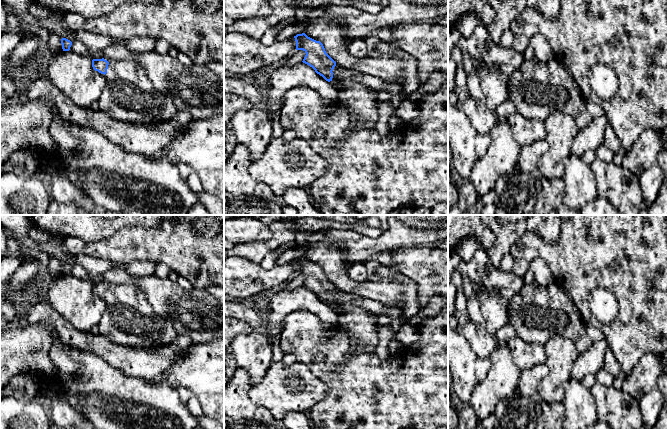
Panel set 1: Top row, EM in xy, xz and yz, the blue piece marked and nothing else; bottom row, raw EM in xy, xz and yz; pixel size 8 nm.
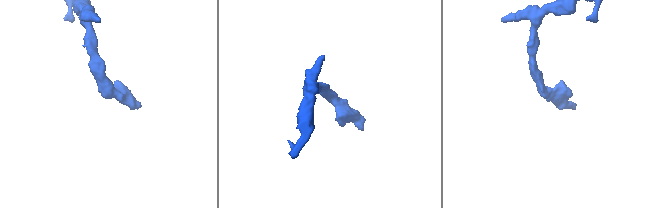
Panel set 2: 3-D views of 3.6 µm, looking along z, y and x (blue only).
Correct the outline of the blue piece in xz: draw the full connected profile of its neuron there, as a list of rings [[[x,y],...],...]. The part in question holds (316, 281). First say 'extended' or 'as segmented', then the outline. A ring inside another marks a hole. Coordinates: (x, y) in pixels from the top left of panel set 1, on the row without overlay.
extended | [[[305,257],[297,258],[294,262],[296,274],[306,277],[302,286],[312,291],[339,315],[337,327],[351,337],[354,349],[360,352],[375,352],[380,334],[377,316],[355,305],[353,300],[358,296],[338,289],[326,277],[320,265],[308,261]]]

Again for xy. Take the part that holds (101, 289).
extended | [[[93,283],[92,291],[103,299],[105,310],[98,323],[100,334],[120,345],[138,348],[156,348],[172,343],[178,334],[173,322],[159,316],[150,305],[145,294],[131,285]]]

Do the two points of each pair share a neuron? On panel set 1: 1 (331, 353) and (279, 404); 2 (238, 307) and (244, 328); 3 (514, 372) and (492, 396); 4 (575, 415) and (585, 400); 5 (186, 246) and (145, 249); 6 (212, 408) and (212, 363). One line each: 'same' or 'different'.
1: different
2: different
3: same
4: same
5: same
6: different

